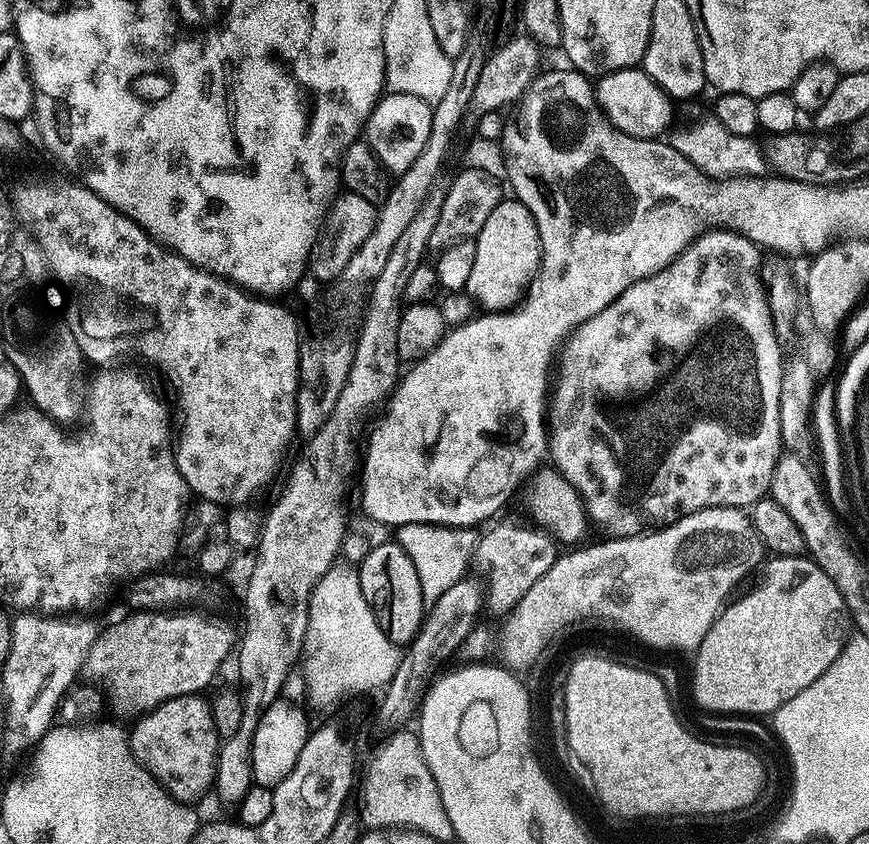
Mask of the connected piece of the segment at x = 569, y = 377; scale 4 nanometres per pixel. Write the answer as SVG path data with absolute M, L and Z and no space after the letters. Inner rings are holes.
M705 230L687 250L674 258L674 262L670 262L670 266L634 282L634 286L614 298L610 306L580 324L563 341L558 356L560 381L557 384L555 381L554 395L550 400L550 460L556 471L580 491L589 517L595 523L597 520L602 527L609 528L613 537L638 536L649 530L665 528L667 524L703 508L748 510L769 495L774 466L782 455L778 398L785 365L780 364L782 345L772 325L772 312L768 308L766 289L762 283L760 253L761 249L755 241L746 239L735 230Z

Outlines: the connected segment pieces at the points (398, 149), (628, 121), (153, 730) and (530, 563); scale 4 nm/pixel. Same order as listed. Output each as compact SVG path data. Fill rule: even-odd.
M388 92L381 95L373 106L372 112L364 121L362 132L379 167L385 173L399 174L406 171L414 158L418 158L418 154L422 154L422 146L426 146L426 138L430 134L431 121L432 108L422 98L414 94Z
M643 67L623 68L617 72L605 72L594 84L594 100L605 119L627 136L655 140L663 137L666 124L672 118L673 101L661 91Z
M203 695L179 696L148 710L130 728L132 752L142 767L175 800L195 802L209 791L216 778L218 735L209 701Z
M493 523L492 529L485 531L480 540L478 551L479 559L484 559L486 567L492 571L492 586L489 585L486 604L489 609L493 608L496 612L508 614L513 606L520 601L522 594L526 594L526 590L530 590L530 586L534 586L534 582L538 582L538 578L542 578L542 574L546 574L546 570L550 570L550 566L554 566L558 555L558 544L555 539L543 527L535 526L531 528L528 524L496 524Z

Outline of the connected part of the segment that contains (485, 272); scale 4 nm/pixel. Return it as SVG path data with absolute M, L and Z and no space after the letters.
M505 198L498 206L494 206L494 210L490 210L490 218L486 218L486 226L482 226L475 242L474 270L470 270L466 292L484 312L503 312L523 297L528 290L528 283L540 268L540 235L534 214L530 214L530 210L526 210L520 200Z

